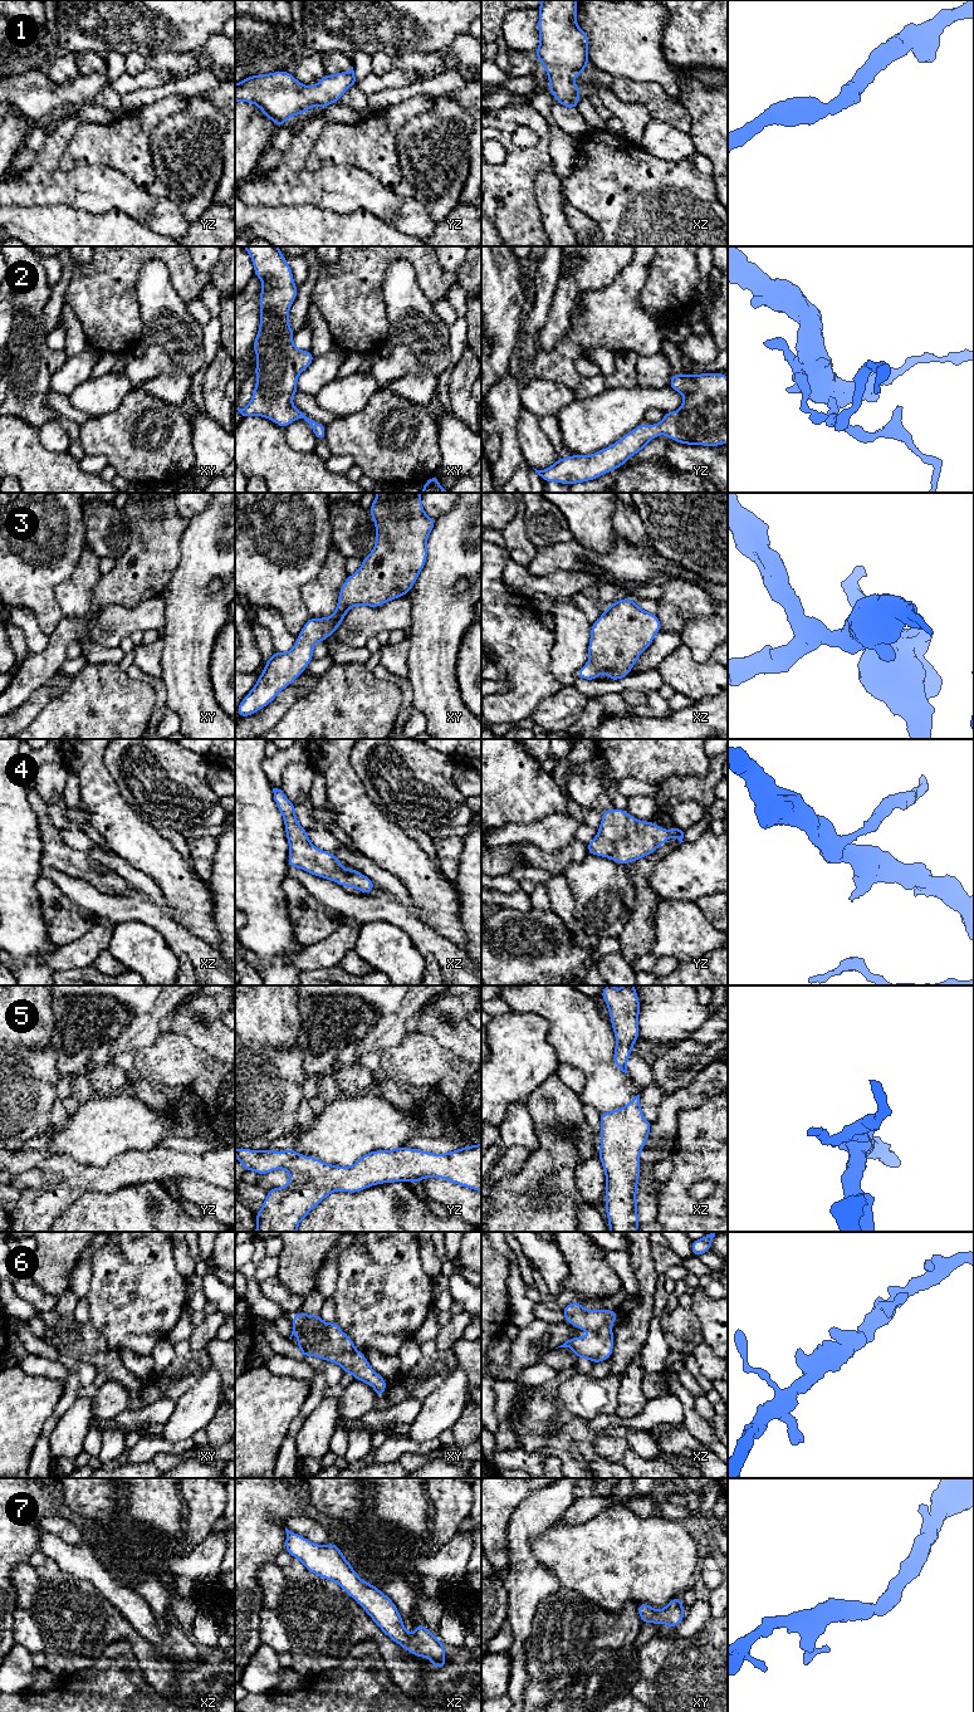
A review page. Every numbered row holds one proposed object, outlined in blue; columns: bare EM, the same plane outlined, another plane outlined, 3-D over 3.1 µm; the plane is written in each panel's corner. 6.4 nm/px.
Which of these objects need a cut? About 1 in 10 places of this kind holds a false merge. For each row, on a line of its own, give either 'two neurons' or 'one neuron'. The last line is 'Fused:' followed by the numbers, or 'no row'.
1: one neuron
2: one neuron
3: one neuron
4: one neuron
5: one neuron
6: one neuron
7: one neuron
Fused: no row

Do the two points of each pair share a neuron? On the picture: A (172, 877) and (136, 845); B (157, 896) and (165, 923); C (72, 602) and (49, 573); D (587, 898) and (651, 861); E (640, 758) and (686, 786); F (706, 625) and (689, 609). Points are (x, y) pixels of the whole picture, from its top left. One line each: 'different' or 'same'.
A: same
B: different
C: different
D: different
E: different
F: different

